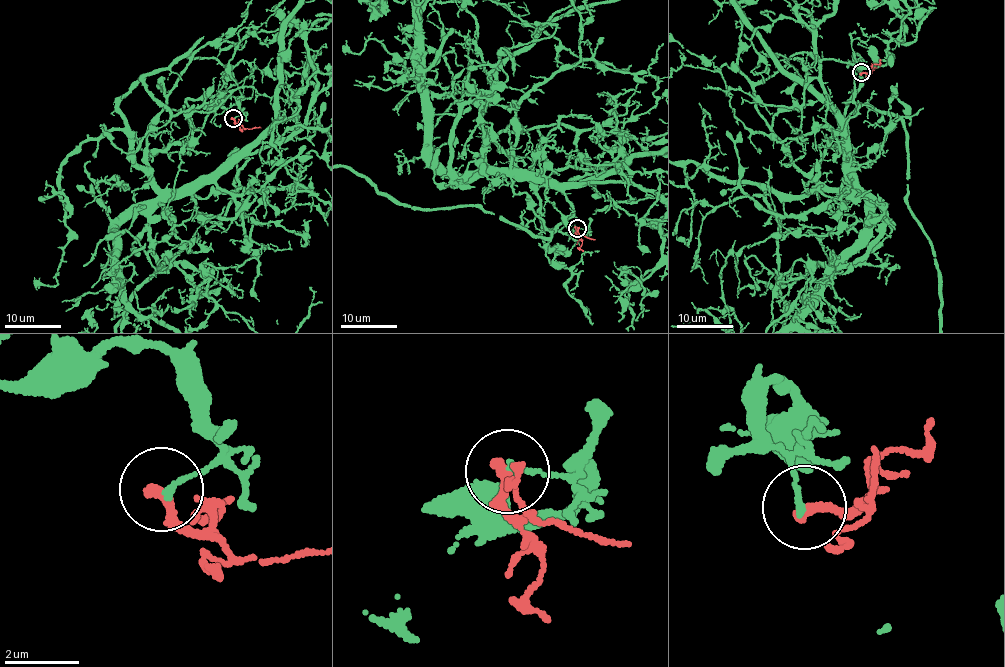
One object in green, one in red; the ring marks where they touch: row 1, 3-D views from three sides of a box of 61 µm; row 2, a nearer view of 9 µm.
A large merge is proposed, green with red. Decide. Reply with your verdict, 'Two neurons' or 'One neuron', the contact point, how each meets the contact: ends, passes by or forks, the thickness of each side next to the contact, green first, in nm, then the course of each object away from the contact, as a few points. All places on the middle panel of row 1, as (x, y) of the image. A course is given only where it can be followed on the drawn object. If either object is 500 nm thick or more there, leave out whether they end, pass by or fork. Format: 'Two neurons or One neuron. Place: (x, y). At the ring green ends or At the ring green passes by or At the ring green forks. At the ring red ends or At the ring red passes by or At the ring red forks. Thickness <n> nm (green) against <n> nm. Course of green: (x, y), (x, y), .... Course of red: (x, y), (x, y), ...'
Two neurons. Place: (577, 228). At the ring green ends. At the ring red ends. Thickness 160 nm (green) against 280 nm. Course of green: (578, 228), (544, 225), (491, 142), (487, 163), (548, 238), (472, 206), (410, 206), (338, 166). Course of red: (576, 228), (576, 234), (595, 239)

